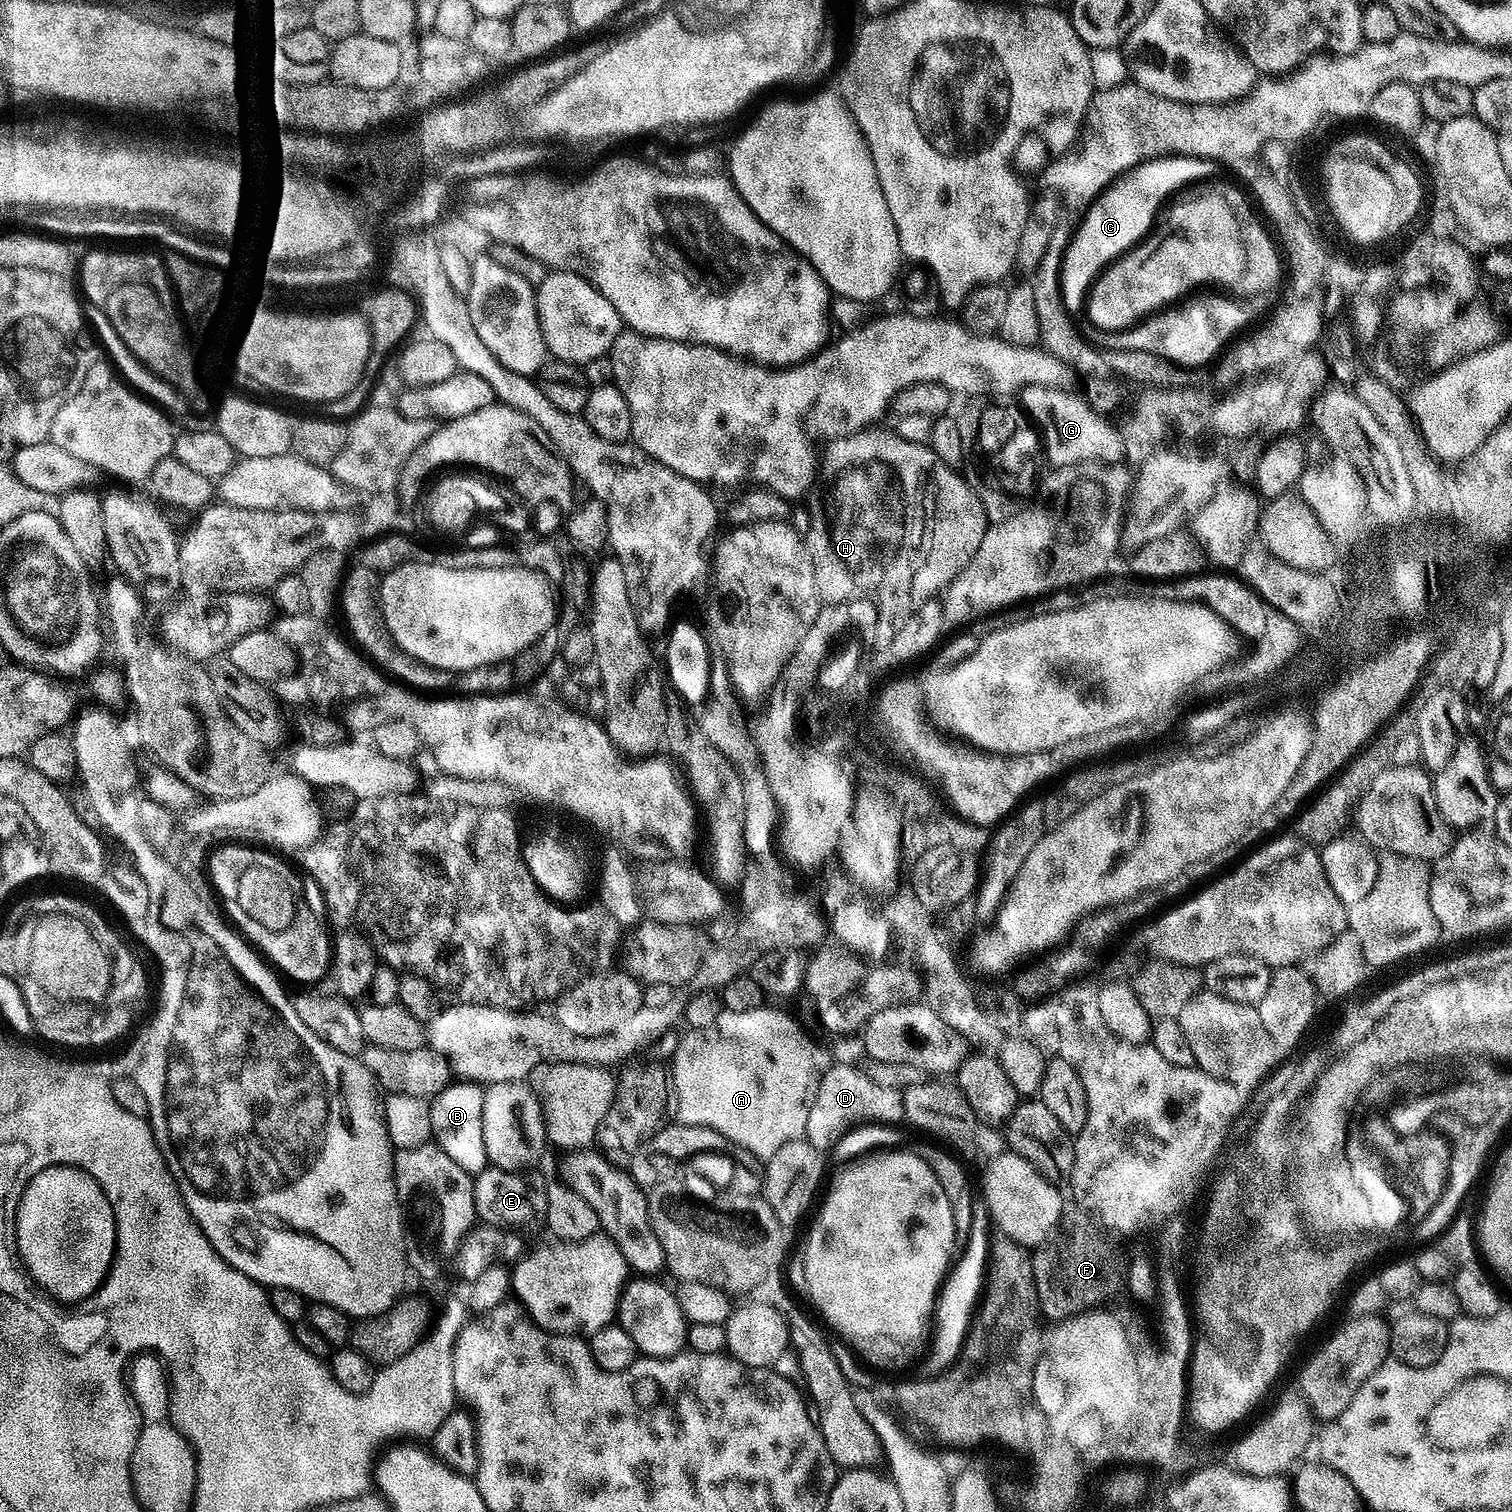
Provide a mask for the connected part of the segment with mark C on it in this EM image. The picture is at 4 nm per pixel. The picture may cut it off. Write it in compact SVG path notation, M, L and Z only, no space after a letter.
M1165 156L1162 160L1147 160L1145 164L1131 168L1108 185L1087 205L1088 213L1085 214L1084 221L1079 221L1068 251L1064 254L1064 266L1060 274L1064 305L1074 312L1078 308L1083 309L1087 290L1091 289L1102 269L1123 256L1129 248L1135 248L1149 235L1153 227L1152 219L1155 218L1160 203L1183 184L1214 175L1216 168L1213 161L1198 156Z

